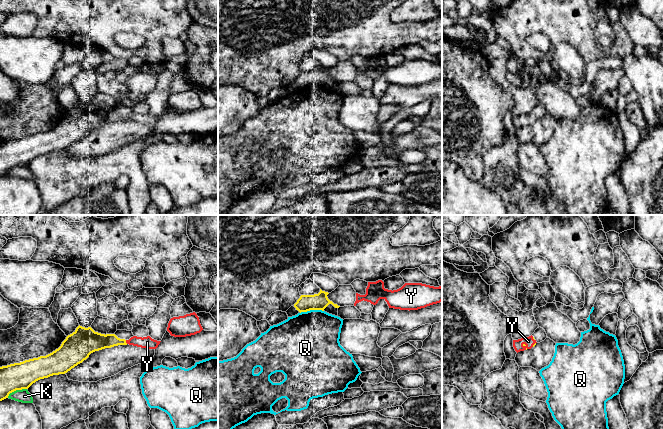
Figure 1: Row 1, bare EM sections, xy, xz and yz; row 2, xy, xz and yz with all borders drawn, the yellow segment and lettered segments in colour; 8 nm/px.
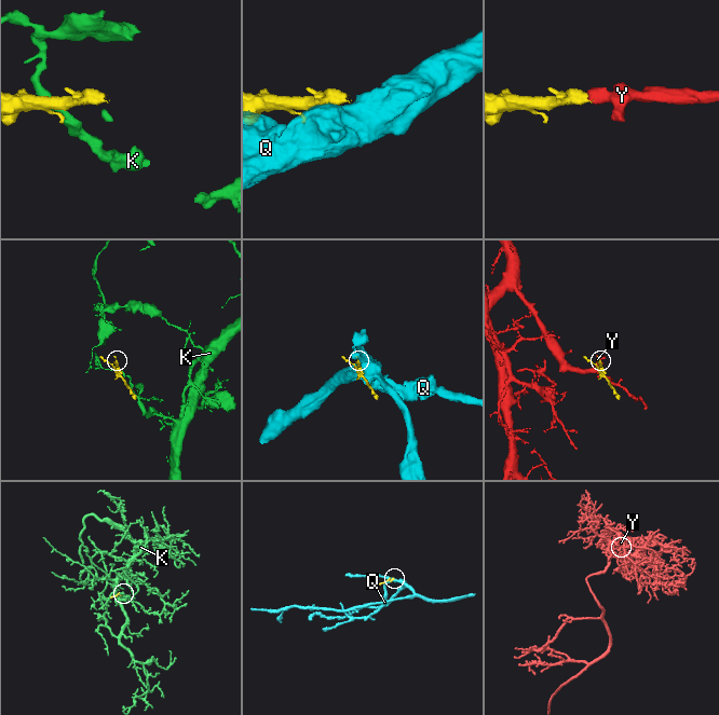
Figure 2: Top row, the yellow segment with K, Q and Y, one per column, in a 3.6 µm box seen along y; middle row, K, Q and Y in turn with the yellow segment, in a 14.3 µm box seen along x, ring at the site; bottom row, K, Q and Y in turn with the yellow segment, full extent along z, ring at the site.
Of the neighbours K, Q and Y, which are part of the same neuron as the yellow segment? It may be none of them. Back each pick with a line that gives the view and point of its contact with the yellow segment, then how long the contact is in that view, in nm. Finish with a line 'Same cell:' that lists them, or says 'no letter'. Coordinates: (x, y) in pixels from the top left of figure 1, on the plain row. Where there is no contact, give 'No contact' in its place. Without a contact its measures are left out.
Y: Touches yellow at xy (125, 118). Shared border 40 nm
Same cell: Y

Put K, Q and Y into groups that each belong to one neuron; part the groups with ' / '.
K / Q / Y

